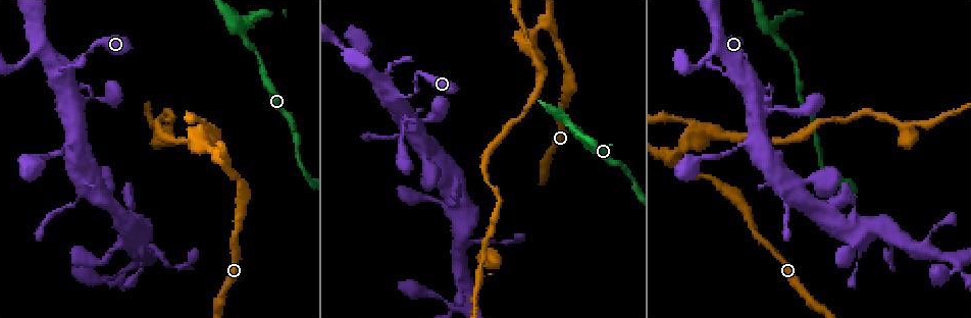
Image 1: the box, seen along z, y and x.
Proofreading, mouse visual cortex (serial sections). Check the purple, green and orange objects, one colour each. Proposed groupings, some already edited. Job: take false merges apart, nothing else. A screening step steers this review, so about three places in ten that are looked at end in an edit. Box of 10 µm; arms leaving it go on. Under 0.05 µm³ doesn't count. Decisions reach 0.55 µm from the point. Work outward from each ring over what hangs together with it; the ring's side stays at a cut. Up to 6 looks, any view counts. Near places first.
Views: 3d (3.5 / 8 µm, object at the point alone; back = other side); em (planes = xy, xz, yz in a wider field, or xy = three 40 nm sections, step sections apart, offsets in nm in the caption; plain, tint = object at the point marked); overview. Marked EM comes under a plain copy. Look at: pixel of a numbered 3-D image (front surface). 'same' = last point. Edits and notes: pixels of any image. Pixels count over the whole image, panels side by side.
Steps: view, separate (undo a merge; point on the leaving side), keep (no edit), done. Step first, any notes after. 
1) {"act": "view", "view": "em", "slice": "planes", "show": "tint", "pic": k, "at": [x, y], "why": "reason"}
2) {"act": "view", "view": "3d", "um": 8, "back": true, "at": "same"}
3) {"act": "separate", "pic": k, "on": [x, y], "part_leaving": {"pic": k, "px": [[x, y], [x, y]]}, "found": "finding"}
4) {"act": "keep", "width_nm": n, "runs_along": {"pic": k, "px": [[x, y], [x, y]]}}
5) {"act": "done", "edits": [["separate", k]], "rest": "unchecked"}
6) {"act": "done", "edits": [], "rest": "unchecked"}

{"act": "view", "view": "3d", "um": 3.5, "pic": 1, "at": [218, 159], "why": "side arm on a straight run"}

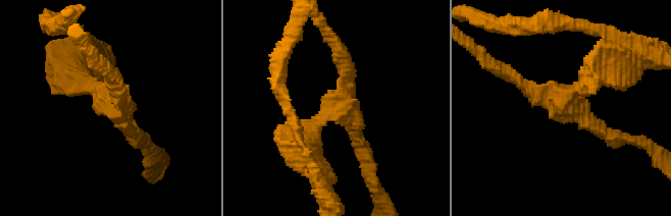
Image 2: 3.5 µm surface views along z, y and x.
{"act": "view", "view": "em", "slice": "xy", "step": 3, "show": "tint", "pic": 2, "at": [566, 102], "arms": 3, "arm_widths_nm": [200, 200, 200], "why": "shape alone is not enough"}

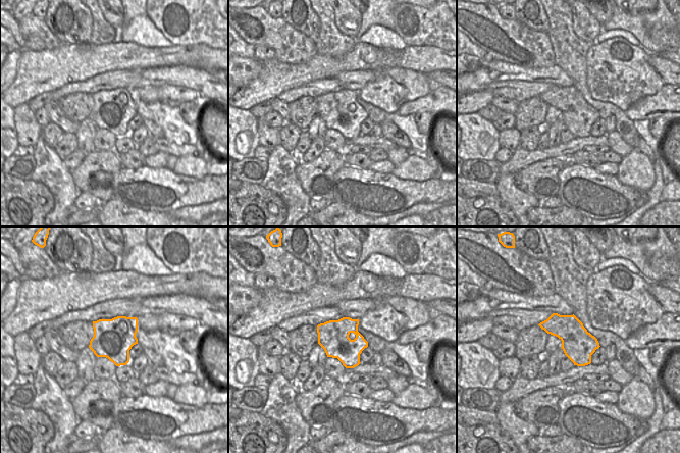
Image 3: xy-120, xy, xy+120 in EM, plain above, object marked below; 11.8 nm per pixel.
{"act": "separate", "pic": 2, "on": [607, 77], "part_leaving": {"pic": 2, "px": [[581, 83], [641, 54], [658, 57]]}, "found": "a second cell is stuck on"}

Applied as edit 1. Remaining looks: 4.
{"act": "view", "view": "overview"}

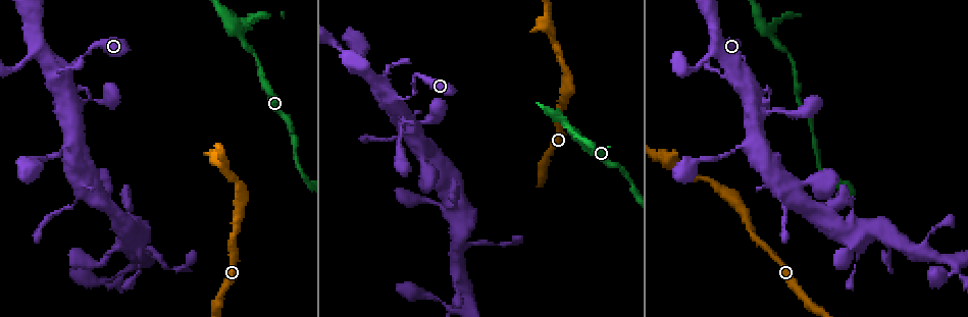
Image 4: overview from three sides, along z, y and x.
{"act": "view", "view": "3d", "um": 8, "pic": 4, "at": [241, 34], "why": "thick turns thin"}

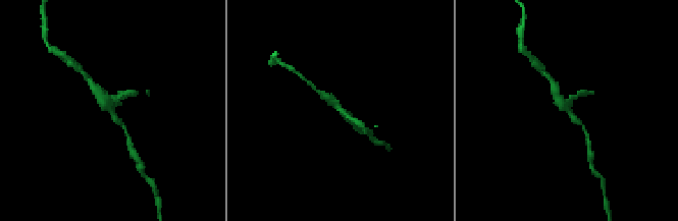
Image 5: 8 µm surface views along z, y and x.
{"act": "view", "view": "3d", "um": 3.5, "at": "same", "why": "zoom in"}

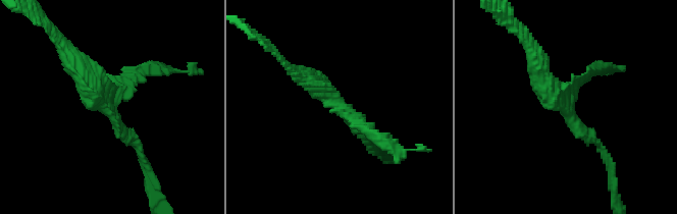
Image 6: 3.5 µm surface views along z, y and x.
{"act": "keep", "runs_along": {"pic": 6, "px": [[140, 150], [87, 84], [71, 55]]}, "found": "one cell here"}

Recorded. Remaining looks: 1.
{"act": "done", "edits": [["separate", 2]], "rest": "unchecked"}

